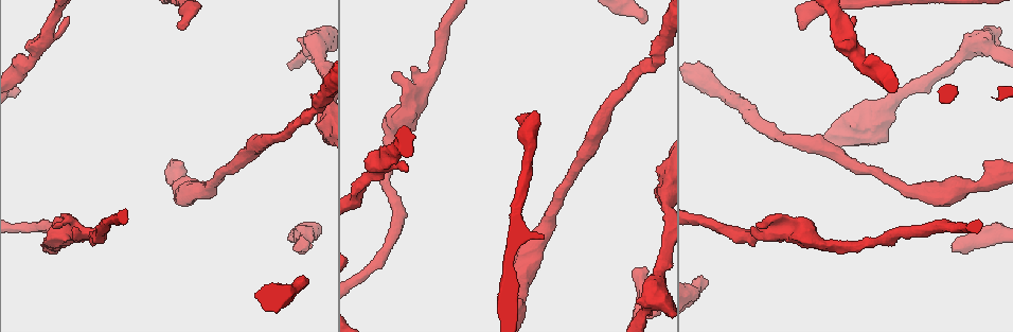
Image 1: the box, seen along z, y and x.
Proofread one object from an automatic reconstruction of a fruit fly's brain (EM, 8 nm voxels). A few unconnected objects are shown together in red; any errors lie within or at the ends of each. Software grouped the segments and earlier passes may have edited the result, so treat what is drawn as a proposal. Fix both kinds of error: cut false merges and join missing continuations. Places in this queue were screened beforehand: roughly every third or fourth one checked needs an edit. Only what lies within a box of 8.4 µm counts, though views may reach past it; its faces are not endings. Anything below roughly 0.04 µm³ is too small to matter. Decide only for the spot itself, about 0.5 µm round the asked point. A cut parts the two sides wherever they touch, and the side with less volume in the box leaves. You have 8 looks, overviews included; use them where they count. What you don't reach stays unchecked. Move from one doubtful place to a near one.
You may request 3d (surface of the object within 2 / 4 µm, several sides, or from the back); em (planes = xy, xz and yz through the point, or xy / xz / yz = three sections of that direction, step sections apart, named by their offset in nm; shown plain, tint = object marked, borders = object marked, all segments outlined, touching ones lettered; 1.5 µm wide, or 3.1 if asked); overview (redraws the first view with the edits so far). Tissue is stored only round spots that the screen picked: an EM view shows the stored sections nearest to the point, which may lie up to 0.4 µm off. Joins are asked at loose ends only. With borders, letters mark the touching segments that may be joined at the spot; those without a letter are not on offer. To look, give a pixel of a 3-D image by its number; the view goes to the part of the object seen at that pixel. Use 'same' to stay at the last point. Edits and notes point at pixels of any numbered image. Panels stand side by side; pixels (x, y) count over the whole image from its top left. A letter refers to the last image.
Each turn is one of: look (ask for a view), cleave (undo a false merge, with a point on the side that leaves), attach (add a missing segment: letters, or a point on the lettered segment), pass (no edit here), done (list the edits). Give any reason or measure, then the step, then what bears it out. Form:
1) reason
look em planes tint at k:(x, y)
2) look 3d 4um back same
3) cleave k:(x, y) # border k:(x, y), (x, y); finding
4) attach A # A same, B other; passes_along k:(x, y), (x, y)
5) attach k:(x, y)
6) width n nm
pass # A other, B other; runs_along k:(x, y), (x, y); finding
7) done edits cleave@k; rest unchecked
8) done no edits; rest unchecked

an open end
look em planes tint at 1:(179, 29)

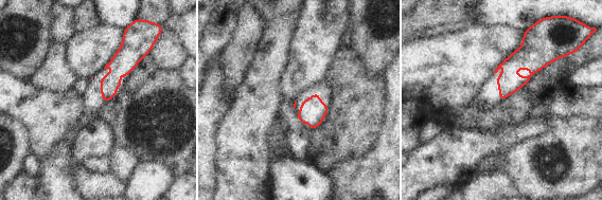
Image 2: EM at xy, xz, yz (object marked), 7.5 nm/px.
what lies round it
look em planes borders same

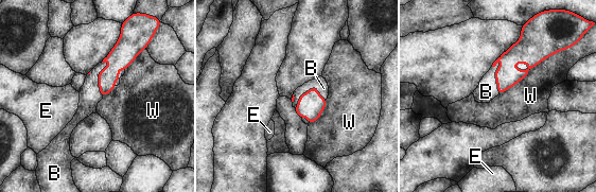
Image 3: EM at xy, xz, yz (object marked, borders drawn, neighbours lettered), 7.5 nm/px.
longest_contact W 600 nm
attach 3:(486, 91) # B same, E other, W other; passes_along 3:(506, 77), (494, 75), (486, 91); it goes on there

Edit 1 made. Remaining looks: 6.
redraw
look overview

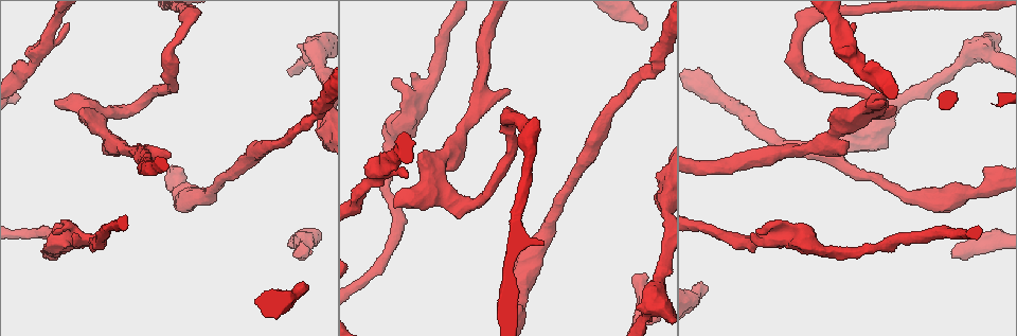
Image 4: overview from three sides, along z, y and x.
sudden change in width
look 3d 4um at 4:(314, 47)

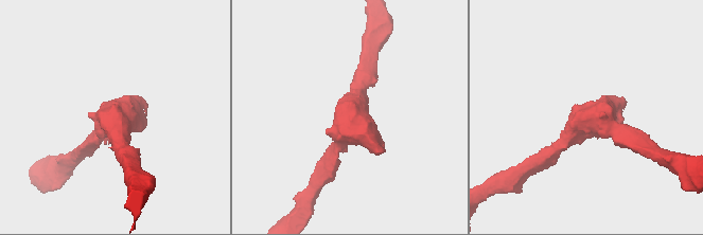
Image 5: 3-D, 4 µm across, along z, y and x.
need the tissue
look em planes borders at 5:(352, 127)

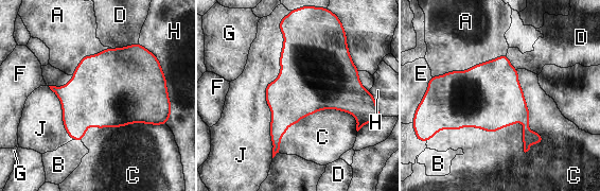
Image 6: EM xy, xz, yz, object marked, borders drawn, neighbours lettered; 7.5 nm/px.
width 500 nm
pass # A other, B other, C other, D other, E other, F other, G other, H other, J other; border 6:(544, 139), (429, 140); one cell here

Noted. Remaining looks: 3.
an open end
look em planes borders at 4:(293, 252)

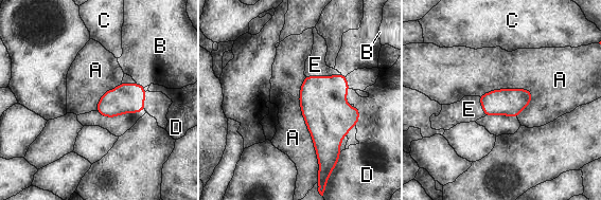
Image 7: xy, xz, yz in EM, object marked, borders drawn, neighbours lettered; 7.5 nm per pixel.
attach 7:(315, 65) # A other, B other, C other, D other, E same; passes_along 7:(323, 104), (322, 76), (315, 65); it goes on there

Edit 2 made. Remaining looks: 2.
done edits attach@3, attach@7; rest unchecked

